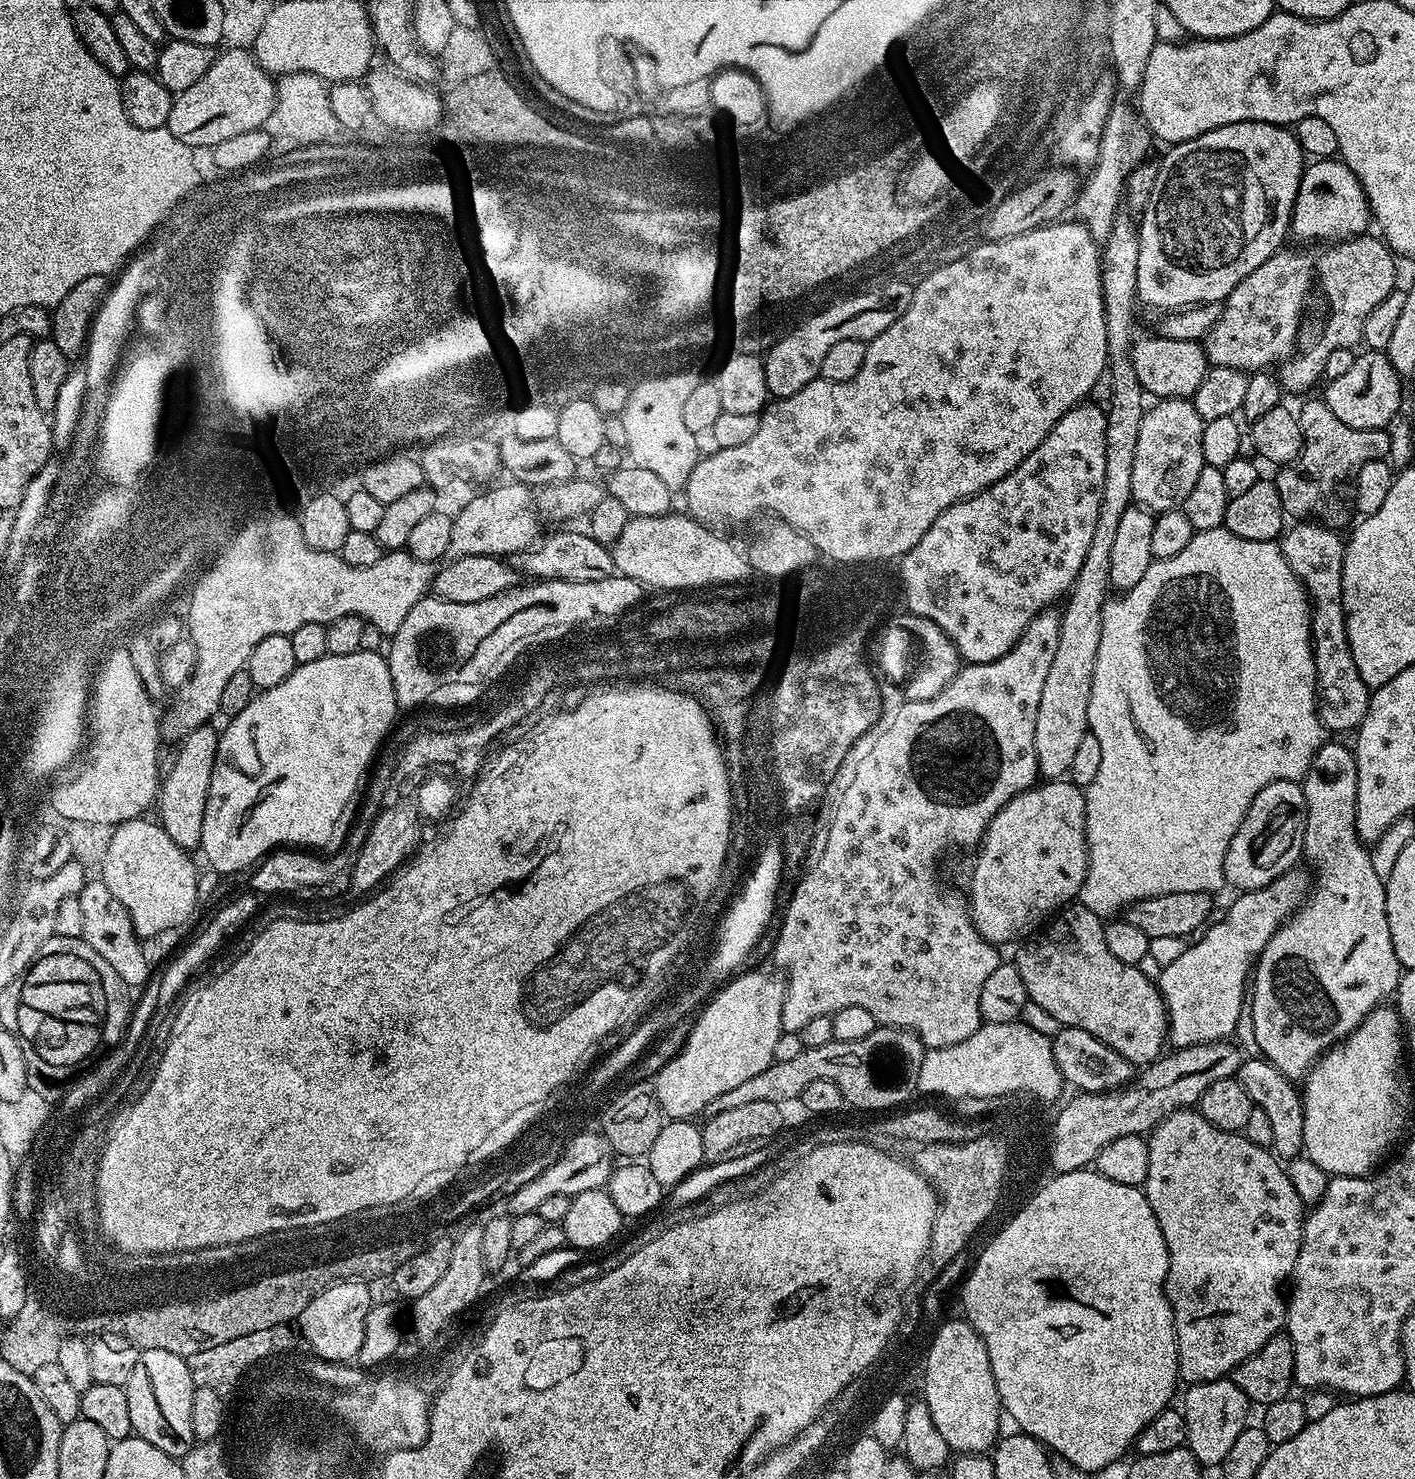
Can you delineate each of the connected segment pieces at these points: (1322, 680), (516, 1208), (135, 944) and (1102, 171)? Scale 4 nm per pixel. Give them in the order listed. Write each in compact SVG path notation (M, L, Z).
M1319 522L1293 524L1296 525L1293 528L1291 525L1281 535L1278 543L1290 570L1294 570L1294 574L1304 585L1312 610L1312 653L1318 697L1316 713L1329 733L1351 733L1360 727L1366 714L1370 689L1366 682L1362 682L1358 666L1354 666L1354 654L1350 654L1350 642L1346 634L1342 602L1342 562L1346 540L1337 529L1328 528Z
M593 1130L593 1132L581 1131L568 1140L563 1152L548 1169L543 1170L542 1174L538 1174L533 1181L528 1182L520 1189L514 1190L507 1197L507 1215L513 1217L536 1212L538 1206L542 1206L542 1202L546 1202L546 1198L554 1198L554 1194L573 1197L586 1190L604 1188L612 1176L613 1167L614 1153L609 1148L603 1135L596 1130Z
M101 879L87 881L77 897L82 908L83 939L97 950L98 954L114 967L115 972L123 983L132 988L147 982L150 976L148 958L141 946L141 939L136 935L129 912L125 910L116 898L109 892Z
M1113 103L1100 139L1098 158L1096 163L1091 165L1089 172L1092 173L1085 184L1083 181L1074 201L1075 211L1080 211L1079 219L1098 242L1107 240L1108 232L1112 229L1112 221L1121 211L1128 176L1149 155L1148 140L1150 141L1148 125L1138 115L1137 109L1133 105L1131 108L1128 104Z

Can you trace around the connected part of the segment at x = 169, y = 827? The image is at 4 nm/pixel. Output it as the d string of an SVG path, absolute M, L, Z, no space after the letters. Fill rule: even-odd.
M211 723L198 726L179 741L180 753L177 754L172 769L169 772L167 769L162 780L162 791L158 796L158 823L185 850L199 849L202 842L202 818L206 818L206 798L210 794L210 778L214 774L216 747L220 741L220 732L212 727Z

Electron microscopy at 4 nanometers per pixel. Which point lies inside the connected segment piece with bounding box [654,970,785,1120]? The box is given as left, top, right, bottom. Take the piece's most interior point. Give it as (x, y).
(734, 1038)

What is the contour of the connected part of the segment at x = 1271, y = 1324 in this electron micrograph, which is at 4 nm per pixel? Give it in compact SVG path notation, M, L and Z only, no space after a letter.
M1179 1108L1171 1112L1157 1128L1152 1129L1147 1137L1150 1150L1150 1170L1146 1170L1146 1182L1142 1186L1145 1198L1150 1202L1150 1210L1154 1210L1154 1218L1158 1218L1158 1226L1162 1230L1162 1238L1168 1251L1168 1273L1164 1283L1164 1293L1172 1307L1172 1317L1176 1327L1176 1345L1178 1346L1178 1366L1180 1380L1185 1385L1201 1384L1207 1380L1218 1380L1227 1377L1239 1364L1246 1362L1250 1354L1262 1350L1270 1338L1277 1335L1286 1324L1286 1296L1280 1293L1280 1287L1289 1283L1292 1272L1298 1262L1298 1250L1302 1246L1302 1230L1306 1206L1302 1198L1298 1198L1298 1190L1294 1190L1294 1182L1290 1182L1288 1169L1269 1149L1254 1146L1239 1132L1218 1130L1199 1110Z

